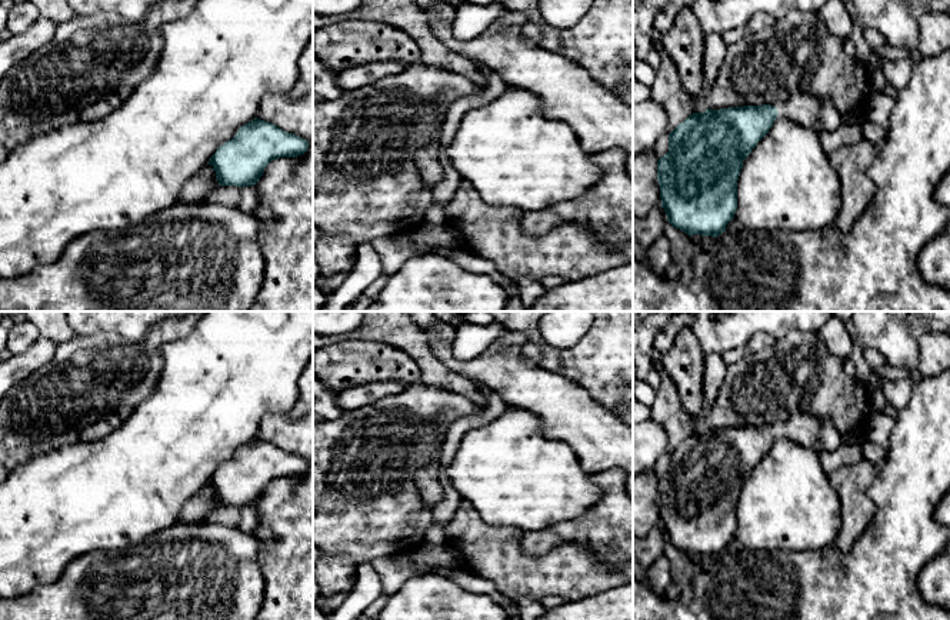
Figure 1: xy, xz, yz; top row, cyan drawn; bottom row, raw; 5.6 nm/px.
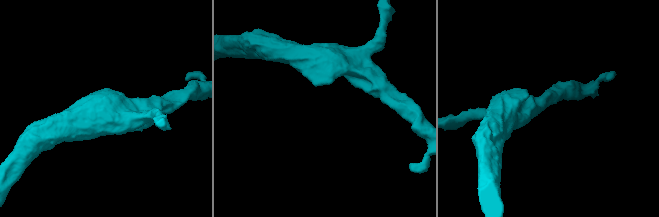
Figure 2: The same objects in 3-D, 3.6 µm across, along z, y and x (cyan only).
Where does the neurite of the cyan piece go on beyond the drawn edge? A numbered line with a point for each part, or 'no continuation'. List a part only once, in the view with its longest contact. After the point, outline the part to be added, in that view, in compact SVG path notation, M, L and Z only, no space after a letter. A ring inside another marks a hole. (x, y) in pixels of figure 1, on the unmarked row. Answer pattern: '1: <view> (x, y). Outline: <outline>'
1: yz (806, 430). Outline: M794 413L777 427L777 433L803 447L819 451L834 451L841 444L861 449L869 440L866 430L851 434L841 434L831 423L809 416Z

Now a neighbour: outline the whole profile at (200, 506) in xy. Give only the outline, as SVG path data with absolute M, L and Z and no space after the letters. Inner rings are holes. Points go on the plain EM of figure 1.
M206 484L183 507L177 521L197 524L207 521L209 516L221 507L216 499L213 486Z

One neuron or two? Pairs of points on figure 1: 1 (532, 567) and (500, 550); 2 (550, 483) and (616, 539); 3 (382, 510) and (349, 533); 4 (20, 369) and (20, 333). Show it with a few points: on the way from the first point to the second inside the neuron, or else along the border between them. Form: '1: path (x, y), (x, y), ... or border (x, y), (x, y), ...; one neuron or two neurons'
1: path (524, 567), (517, 567), (507, 557); one neuron
2: border (594, 479), (600, 499), (583, 513), (554, 524); two neurons
3: path (373, 510), (357, 524); one neuron
4: border (39, 336), (26, 350), (14, 354); two neurons

